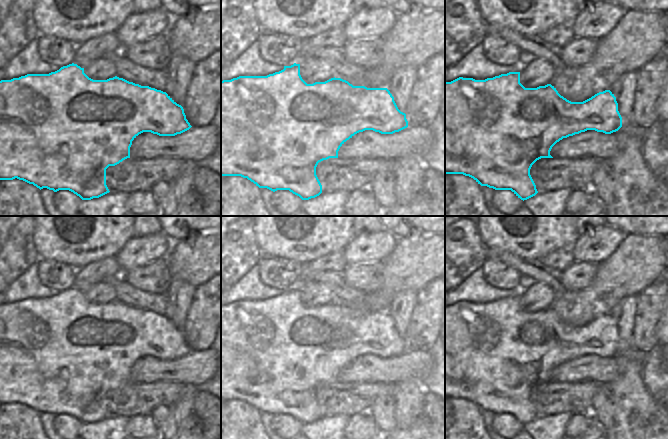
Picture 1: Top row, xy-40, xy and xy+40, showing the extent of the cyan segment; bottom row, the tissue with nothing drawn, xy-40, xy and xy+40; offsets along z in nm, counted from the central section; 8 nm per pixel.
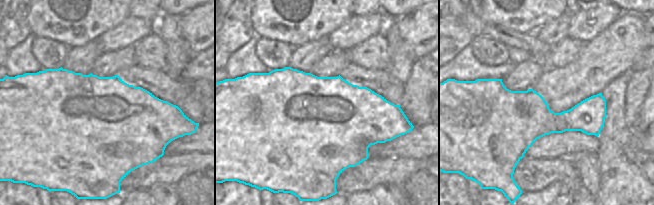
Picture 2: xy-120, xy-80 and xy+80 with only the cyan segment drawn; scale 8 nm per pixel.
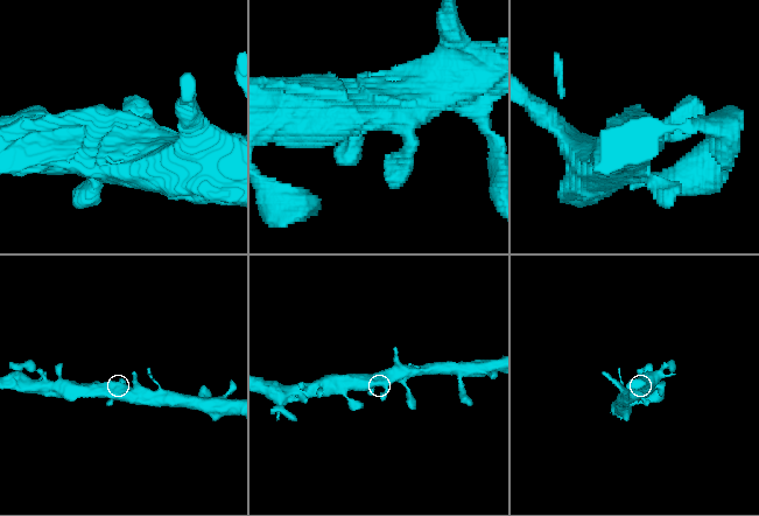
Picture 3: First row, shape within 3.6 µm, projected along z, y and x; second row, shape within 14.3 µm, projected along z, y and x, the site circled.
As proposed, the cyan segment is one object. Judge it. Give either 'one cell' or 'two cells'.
one cell

